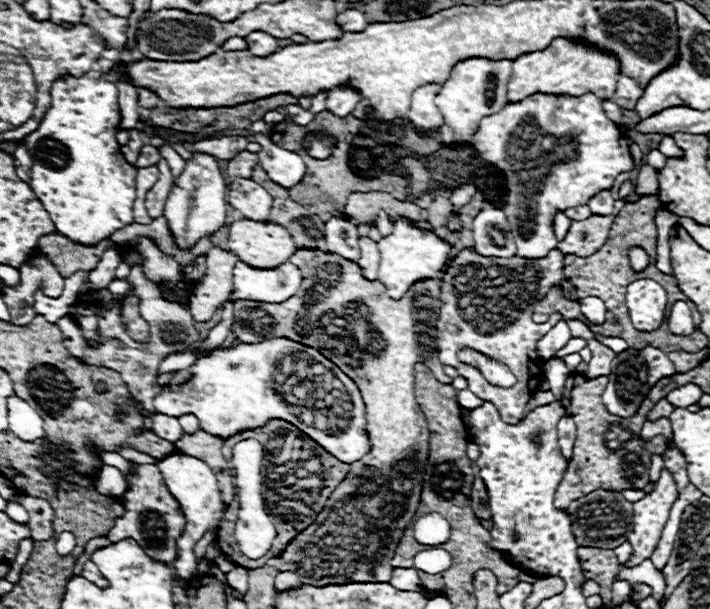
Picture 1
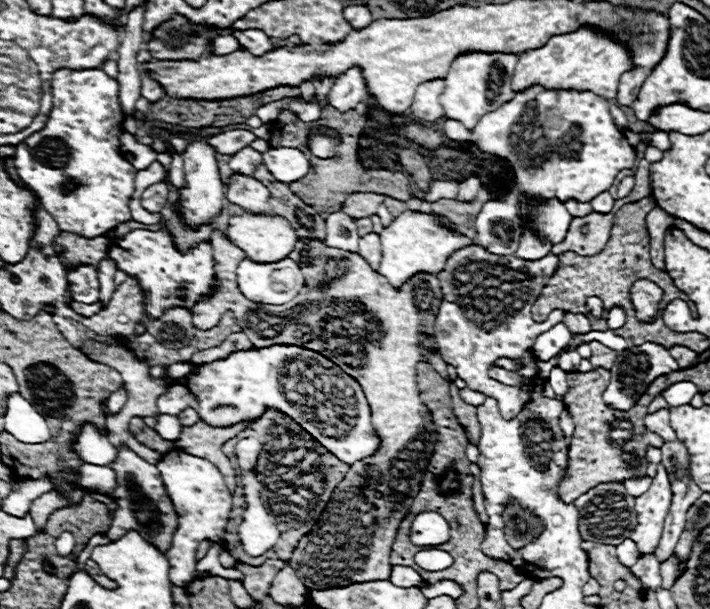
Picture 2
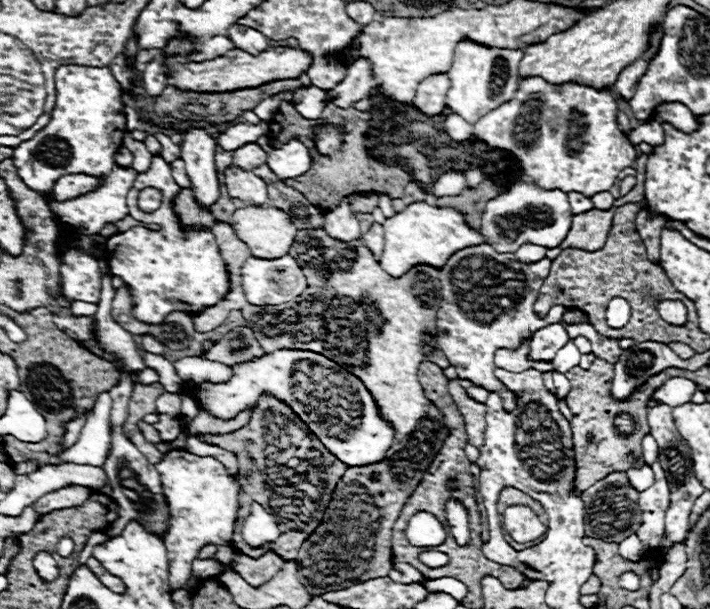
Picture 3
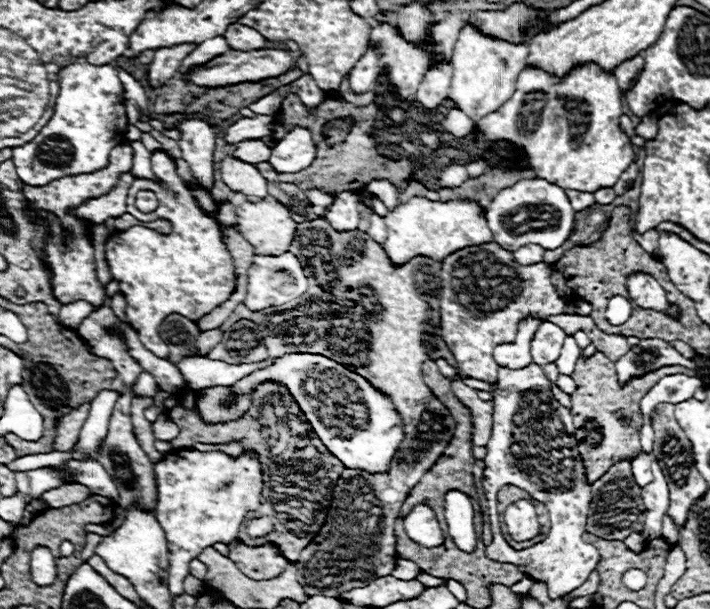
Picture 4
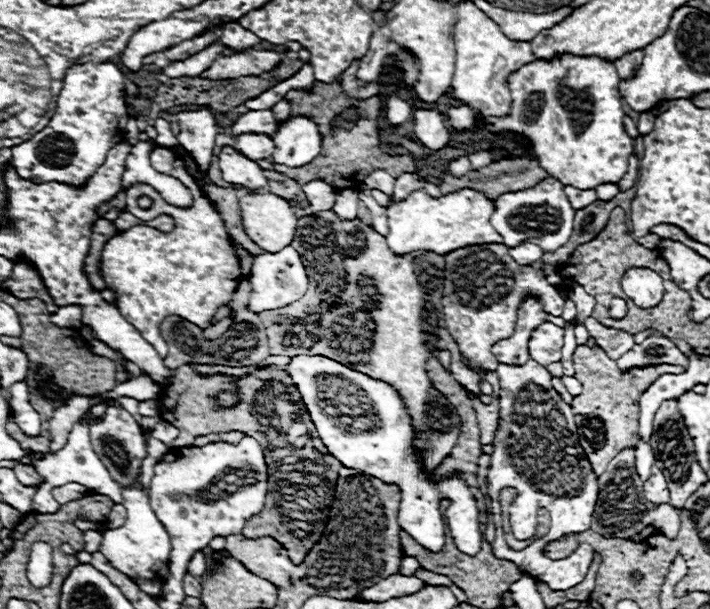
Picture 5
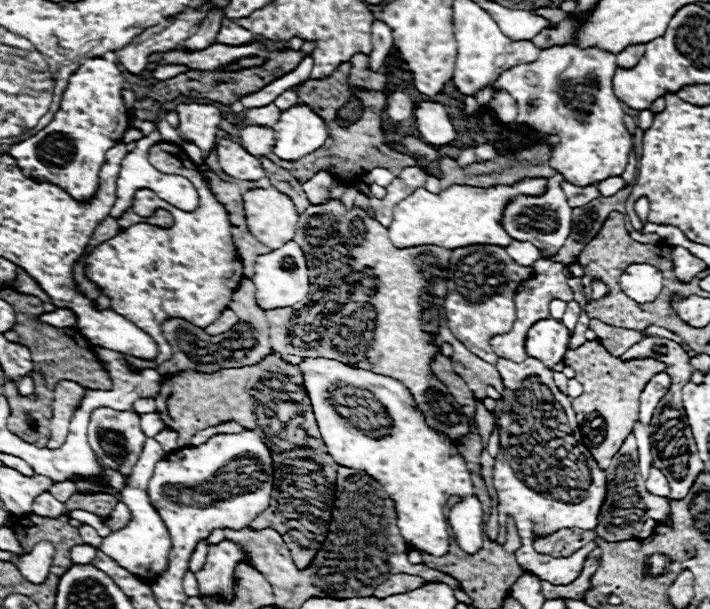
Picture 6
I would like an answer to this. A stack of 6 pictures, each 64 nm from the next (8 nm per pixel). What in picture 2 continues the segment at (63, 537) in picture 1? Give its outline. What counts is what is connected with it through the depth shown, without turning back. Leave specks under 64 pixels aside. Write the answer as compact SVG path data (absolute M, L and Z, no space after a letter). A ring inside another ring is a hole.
M63 532L56 540L57 554L67 556L72 553L75 546L75 539L69 532Z

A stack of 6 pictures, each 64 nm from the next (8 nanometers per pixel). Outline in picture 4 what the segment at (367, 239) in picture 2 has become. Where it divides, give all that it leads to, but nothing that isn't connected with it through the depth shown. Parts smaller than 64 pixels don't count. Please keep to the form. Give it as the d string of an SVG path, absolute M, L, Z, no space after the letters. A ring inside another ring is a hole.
M372 214L372 224L370 224L370 228L368 228L368 236L370 236L372 240L376 240L378 244L384 244L384 240L386 240L384 220L378 218L376 214Z

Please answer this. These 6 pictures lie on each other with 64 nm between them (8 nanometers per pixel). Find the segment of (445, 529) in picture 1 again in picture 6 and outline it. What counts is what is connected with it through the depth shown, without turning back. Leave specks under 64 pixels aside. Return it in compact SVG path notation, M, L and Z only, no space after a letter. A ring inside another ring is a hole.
M304 358L298 368L302 370L304 388L308 392L316 424L328 448L328 454L340 466L362 470L368 476L376 478L388 490L388 494L392 494L398 510L398 528L406 544L412 544L416 546L416 550L424 550L434 556L444 556L450 546L450 524L444 518L442 508L450 497L470 492L473 487L470 472L466 470L464 458L458 456L456 446L450 446L446 438L440 438L424 424L424 416L416 410L412 394L394 378L372 374L368 370L358 370L328 358Z

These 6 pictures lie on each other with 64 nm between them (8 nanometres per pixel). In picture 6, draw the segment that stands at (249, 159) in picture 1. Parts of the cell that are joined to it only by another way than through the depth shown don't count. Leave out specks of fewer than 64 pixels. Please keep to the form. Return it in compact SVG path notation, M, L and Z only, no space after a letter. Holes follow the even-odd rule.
M248 126L240 132L240 146L254 156L266 156L274 148L274 130Z

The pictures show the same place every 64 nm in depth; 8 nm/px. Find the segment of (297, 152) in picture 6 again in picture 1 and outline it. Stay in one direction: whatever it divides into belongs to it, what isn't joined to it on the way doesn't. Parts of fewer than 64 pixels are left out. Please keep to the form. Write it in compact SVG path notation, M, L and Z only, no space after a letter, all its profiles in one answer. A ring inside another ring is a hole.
M270 140L266 144L262 144L262 148L258 152L258 164L266 170L266 174L272 182L276 182L278 186L282 186L286 190L296 186L306 172L306 166L298 154L284 150L284 148L272 144Z

